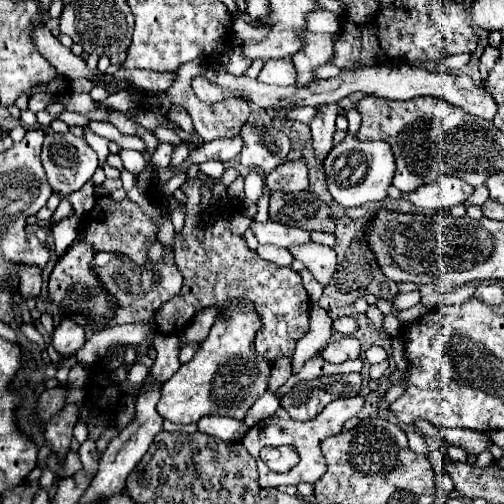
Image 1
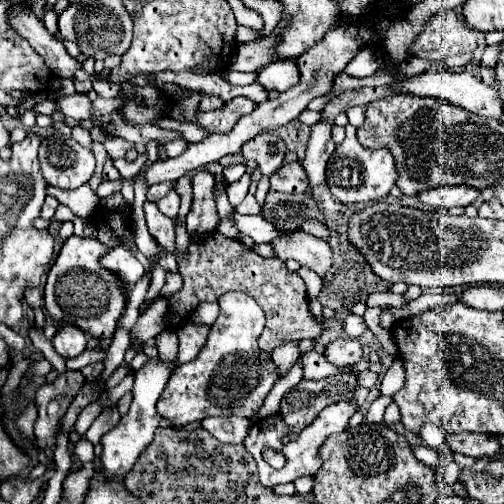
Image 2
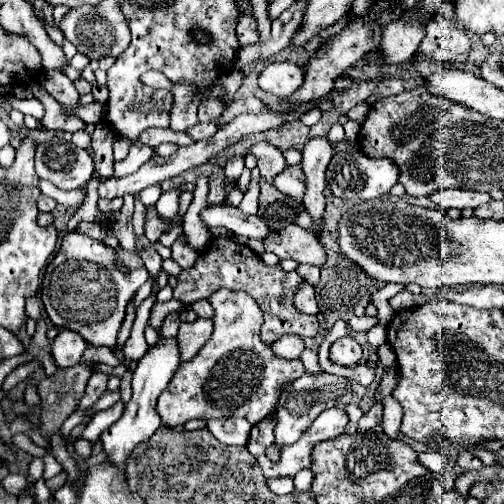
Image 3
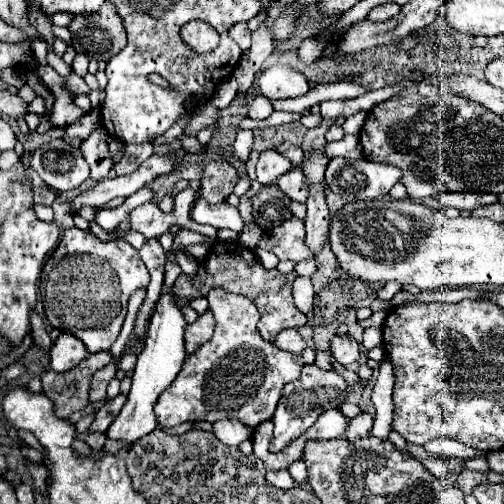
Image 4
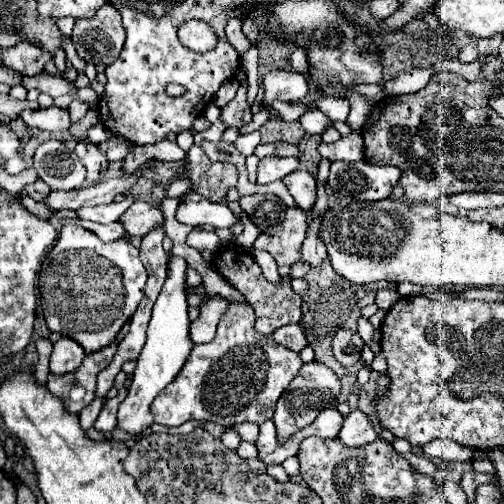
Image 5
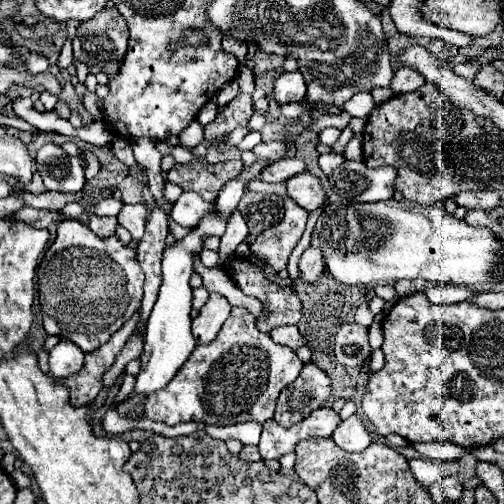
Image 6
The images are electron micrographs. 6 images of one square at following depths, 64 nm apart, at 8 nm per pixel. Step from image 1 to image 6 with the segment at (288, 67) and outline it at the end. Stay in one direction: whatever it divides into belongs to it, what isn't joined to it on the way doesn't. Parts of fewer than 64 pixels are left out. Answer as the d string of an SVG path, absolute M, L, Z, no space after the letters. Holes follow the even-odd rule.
M284 72L274 84L274 100L278 104L300 102L306 94L306 82L300 72Z

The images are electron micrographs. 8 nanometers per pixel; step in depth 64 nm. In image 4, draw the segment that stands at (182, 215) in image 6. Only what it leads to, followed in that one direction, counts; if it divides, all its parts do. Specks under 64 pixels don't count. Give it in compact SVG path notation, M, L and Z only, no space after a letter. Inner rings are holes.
M196 198L190 208L190 220L198 224L210 224L214 228L230 228L234 232L242 232L244 222L240 218L240 212L232 208L226 202L220 204L208 204L204 198Z

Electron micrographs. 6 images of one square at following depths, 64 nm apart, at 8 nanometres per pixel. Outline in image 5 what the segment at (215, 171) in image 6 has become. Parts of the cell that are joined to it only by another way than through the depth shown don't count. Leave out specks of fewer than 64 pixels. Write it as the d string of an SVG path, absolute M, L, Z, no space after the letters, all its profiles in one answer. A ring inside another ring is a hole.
M198 144L188 150L184 170L176 178L192 182L192 190L210 202L222 202L228 188L238 182L238 168L230 162L212 162Z

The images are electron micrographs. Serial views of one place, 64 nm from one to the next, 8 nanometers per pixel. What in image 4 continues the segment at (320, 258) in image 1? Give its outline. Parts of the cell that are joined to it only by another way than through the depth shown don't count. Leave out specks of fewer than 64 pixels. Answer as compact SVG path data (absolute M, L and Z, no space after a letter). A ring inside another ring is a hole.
M290 216L282 226L264 232L258 246L276 254L278 260L300 262L312 258L304 242L304 222L296 216Z

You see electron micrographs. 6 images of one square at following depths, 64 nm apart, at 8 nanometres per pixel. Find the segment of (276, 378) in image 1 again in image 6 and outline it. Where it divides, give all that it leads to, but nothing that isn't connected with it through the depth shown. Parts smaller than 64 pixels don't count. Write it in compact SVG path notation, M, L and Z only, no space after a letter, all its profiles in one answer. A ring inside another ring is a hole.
M280 326L280 328L274 328L270 330L270 336L276 344L282 344L282 346L288 346L292 350L296 350L298 346L298 332L296 332L296 326Z

